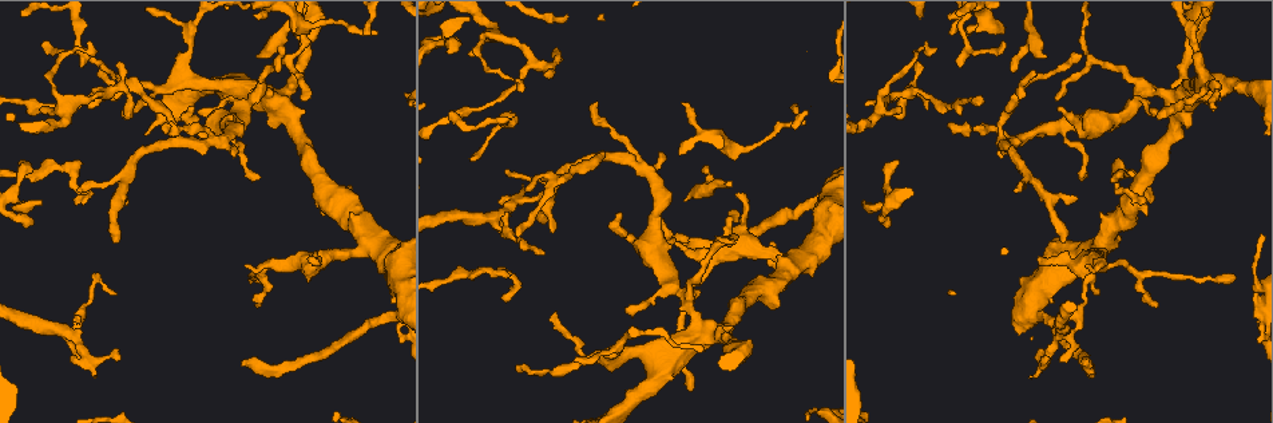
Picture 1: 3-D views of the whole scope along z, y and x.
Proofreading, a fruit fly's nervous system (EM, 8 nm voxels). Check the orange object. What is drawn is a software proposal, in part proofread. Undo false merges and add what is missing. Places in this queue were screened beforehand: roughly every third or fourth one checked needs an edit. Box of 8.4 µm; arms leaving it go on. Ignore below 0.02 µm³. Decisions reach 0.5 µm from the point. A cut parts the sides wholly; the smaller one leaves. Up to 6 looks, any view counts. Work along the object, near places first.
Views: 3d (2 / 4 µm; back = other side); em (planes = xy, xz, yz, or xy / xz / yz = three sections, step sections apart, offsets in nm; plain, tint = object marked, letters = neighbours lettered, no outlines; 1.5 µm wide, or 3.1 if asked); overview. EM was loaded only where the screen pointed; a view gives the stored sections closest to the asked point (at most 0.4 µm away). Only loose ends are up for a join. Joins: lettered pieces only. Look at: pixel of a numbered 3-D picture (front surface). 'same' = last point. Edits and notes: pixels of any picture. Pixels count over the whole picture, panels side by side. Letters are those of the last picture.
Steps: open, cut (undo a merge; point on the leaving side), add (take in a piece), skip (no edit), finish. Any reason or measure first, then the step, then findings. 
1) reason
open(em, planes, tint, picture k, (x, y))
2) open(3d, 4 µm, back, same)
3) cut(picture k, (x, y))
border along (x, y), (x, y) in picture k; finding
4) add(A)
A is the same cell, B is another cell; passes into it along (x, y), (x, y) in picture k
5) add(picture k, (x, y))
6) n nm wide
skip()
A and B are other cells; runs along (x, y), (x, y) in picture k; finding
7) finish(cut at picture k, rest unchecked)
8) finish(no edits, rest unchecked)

open(em, xz, step 4, letters, picture 1, (1082, 366))

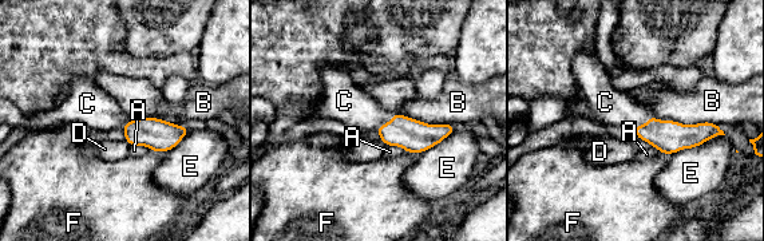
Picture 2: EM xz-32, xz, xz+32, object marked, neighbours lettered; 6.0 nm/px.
open(em, planes, letters, same)

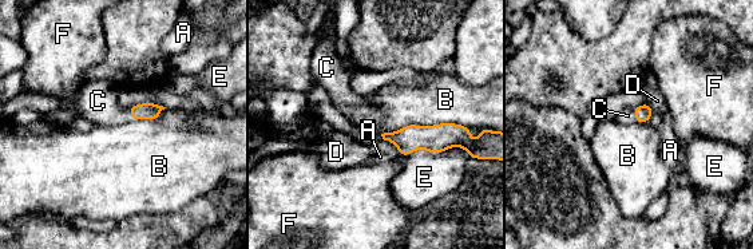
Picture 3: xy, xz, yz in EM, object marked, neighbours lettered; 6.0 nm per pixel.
add(picture 3, (627, 115))
C is the same cell, A, B, D, E and F are other cells; passes into it along (643, 113), (635, 115), (627, 115) in picture 3; it goes on there

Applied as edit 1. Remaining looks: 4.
thin end
open(3d, 2 µm, picture 1, (120, 355))

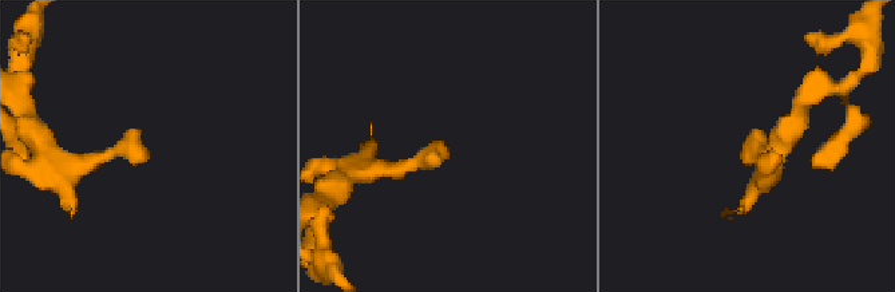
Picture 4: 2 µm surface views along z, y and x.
need the tissue
open(em, xy, step 4, tint, picture 4, (439, 142))

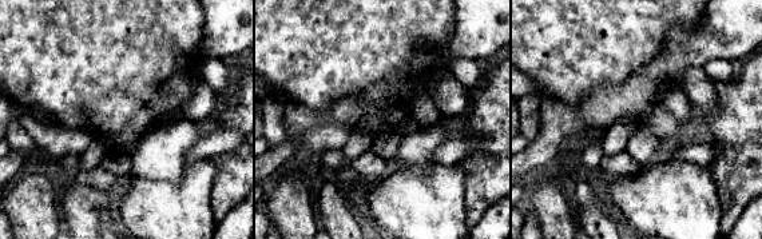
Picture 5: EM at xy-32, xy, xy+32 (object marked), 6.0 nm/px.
cut it another way
open(em, planes, letters, same)

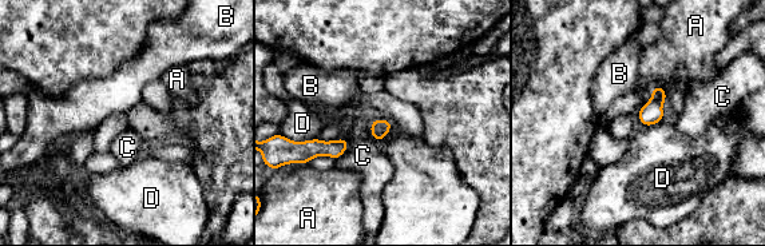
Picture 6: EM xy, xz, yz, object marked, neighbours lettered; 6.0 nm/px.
skip()
A, B, C and D are other cells; border along (317, 137), (309, 141), (293, 141) in picture 6; none of them fits

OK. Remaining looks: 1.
finish(add at picture 3, rest unchecked)

